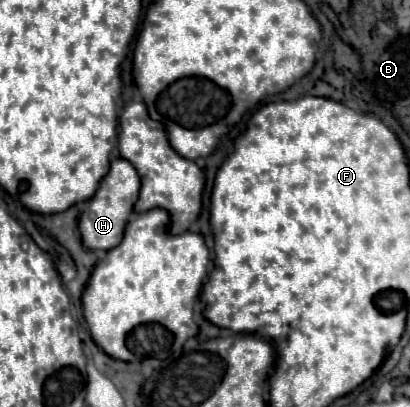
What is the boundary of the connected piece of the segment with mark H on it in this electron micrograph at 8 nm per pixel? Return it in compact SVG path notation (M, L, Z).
M122 157L112 159L112 167L108 175L102 179L96 195L90 199L88 209L80 213L78 227L82 233L82 243L88 249L104 249L104 251L116 247L124 237L124 227L128 223L128 217L134 211L138 193L140 193L140 175L134 169L134 165Z

